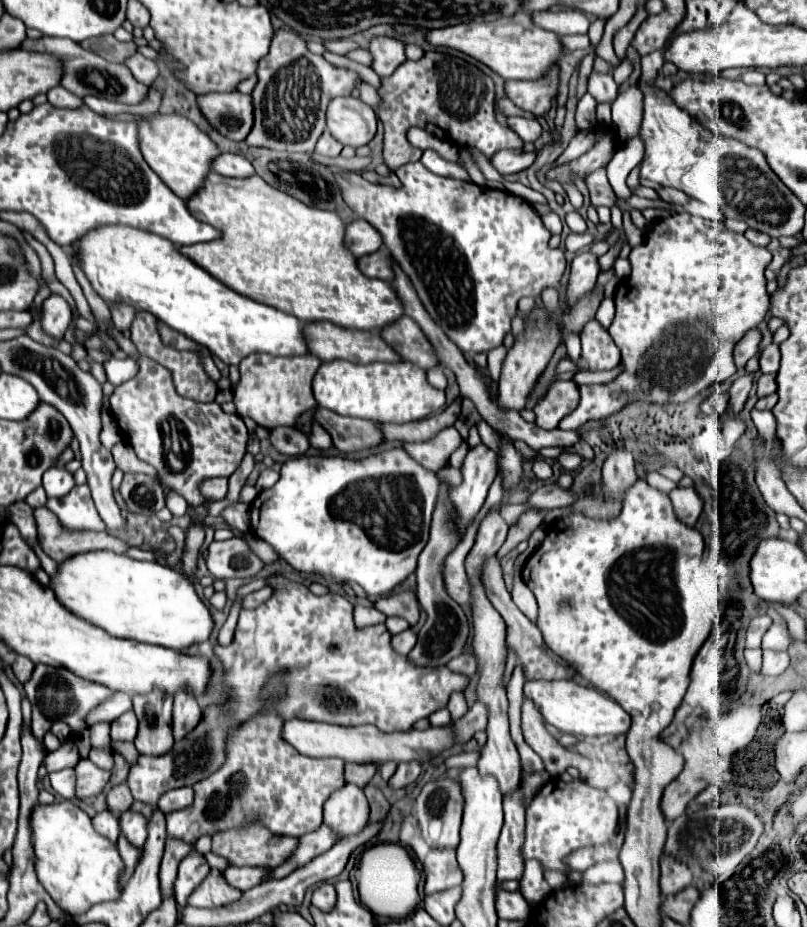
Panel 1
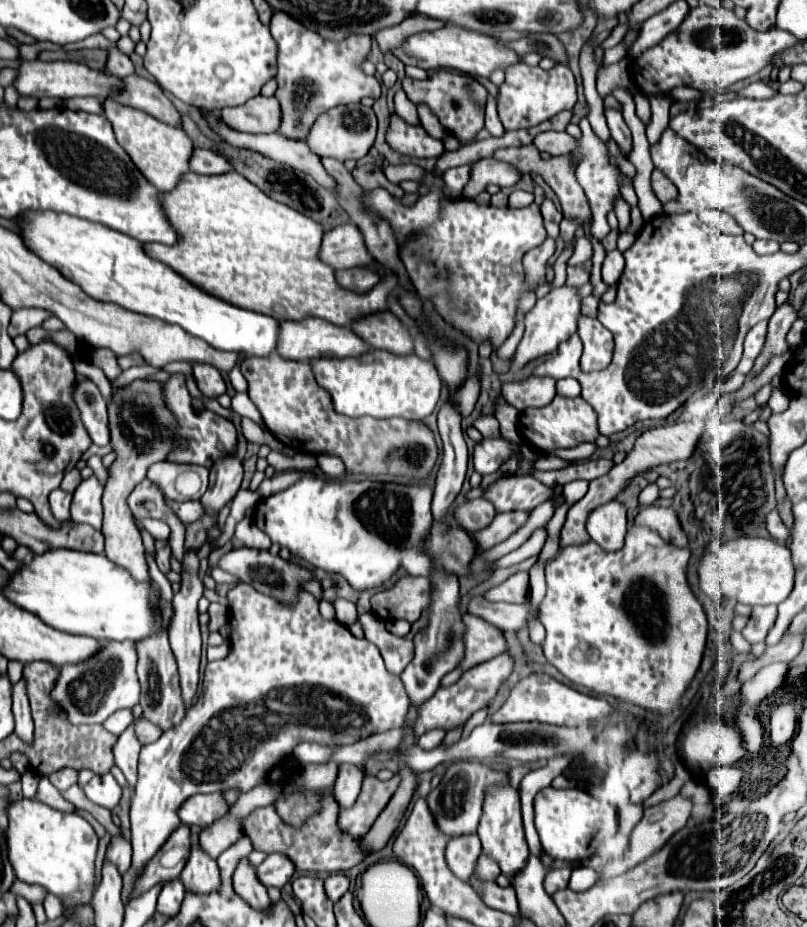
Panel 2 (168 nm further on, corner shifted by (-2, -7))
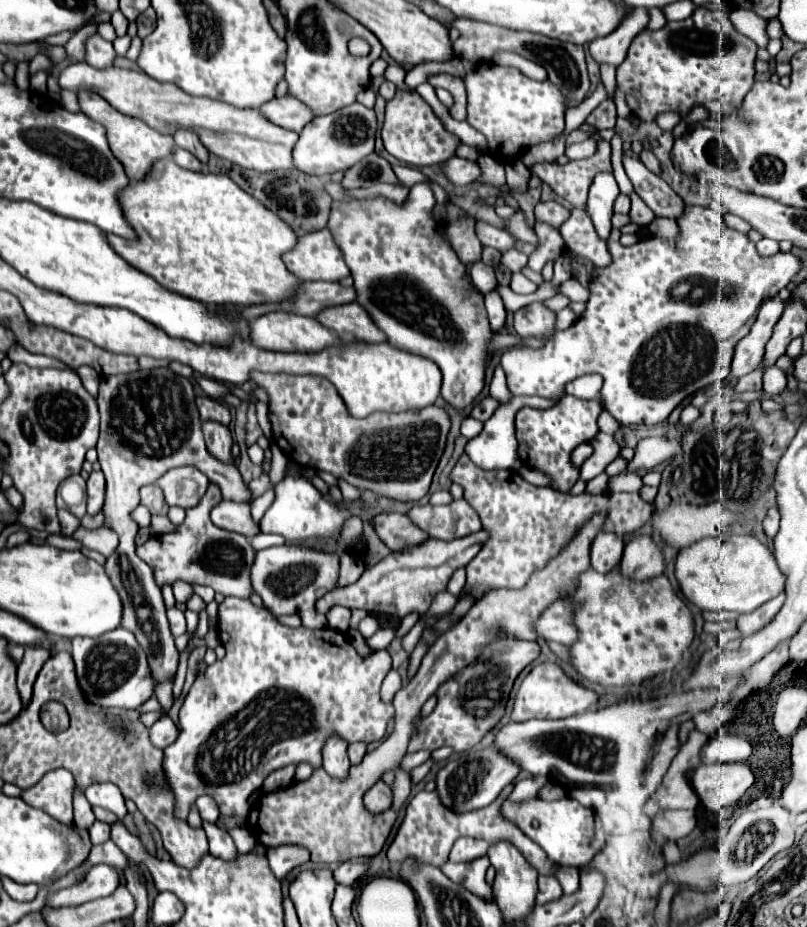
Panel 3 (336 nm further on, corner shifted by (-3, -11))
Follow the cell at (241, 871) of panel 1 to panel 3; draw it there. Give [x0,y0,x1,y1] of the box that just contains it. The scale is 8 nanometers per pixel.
[268,845,310,879]

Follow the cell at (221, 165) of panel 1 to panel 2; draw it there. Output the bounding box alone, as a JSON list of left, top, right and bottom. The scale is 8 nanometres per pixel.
[191,149,233,175]

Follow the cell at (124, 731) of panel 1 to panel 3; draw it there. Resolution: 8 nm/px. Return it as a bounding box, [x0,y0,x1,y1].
[150,715,178,749]

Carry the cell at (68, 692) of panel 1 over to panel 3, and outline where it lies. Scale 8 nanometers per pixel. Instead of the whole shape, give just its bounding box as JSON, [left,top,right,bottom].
[72,625,154,709]

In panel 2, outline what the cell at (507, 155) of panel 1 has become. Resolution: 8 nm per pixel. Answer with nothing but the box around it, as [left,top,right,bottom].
[462,157,521,199]

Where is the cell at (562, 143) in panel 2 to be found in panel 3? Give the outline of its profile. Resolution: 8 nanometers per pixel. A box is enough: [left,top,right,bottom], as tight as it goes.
[566,139,598,159]

